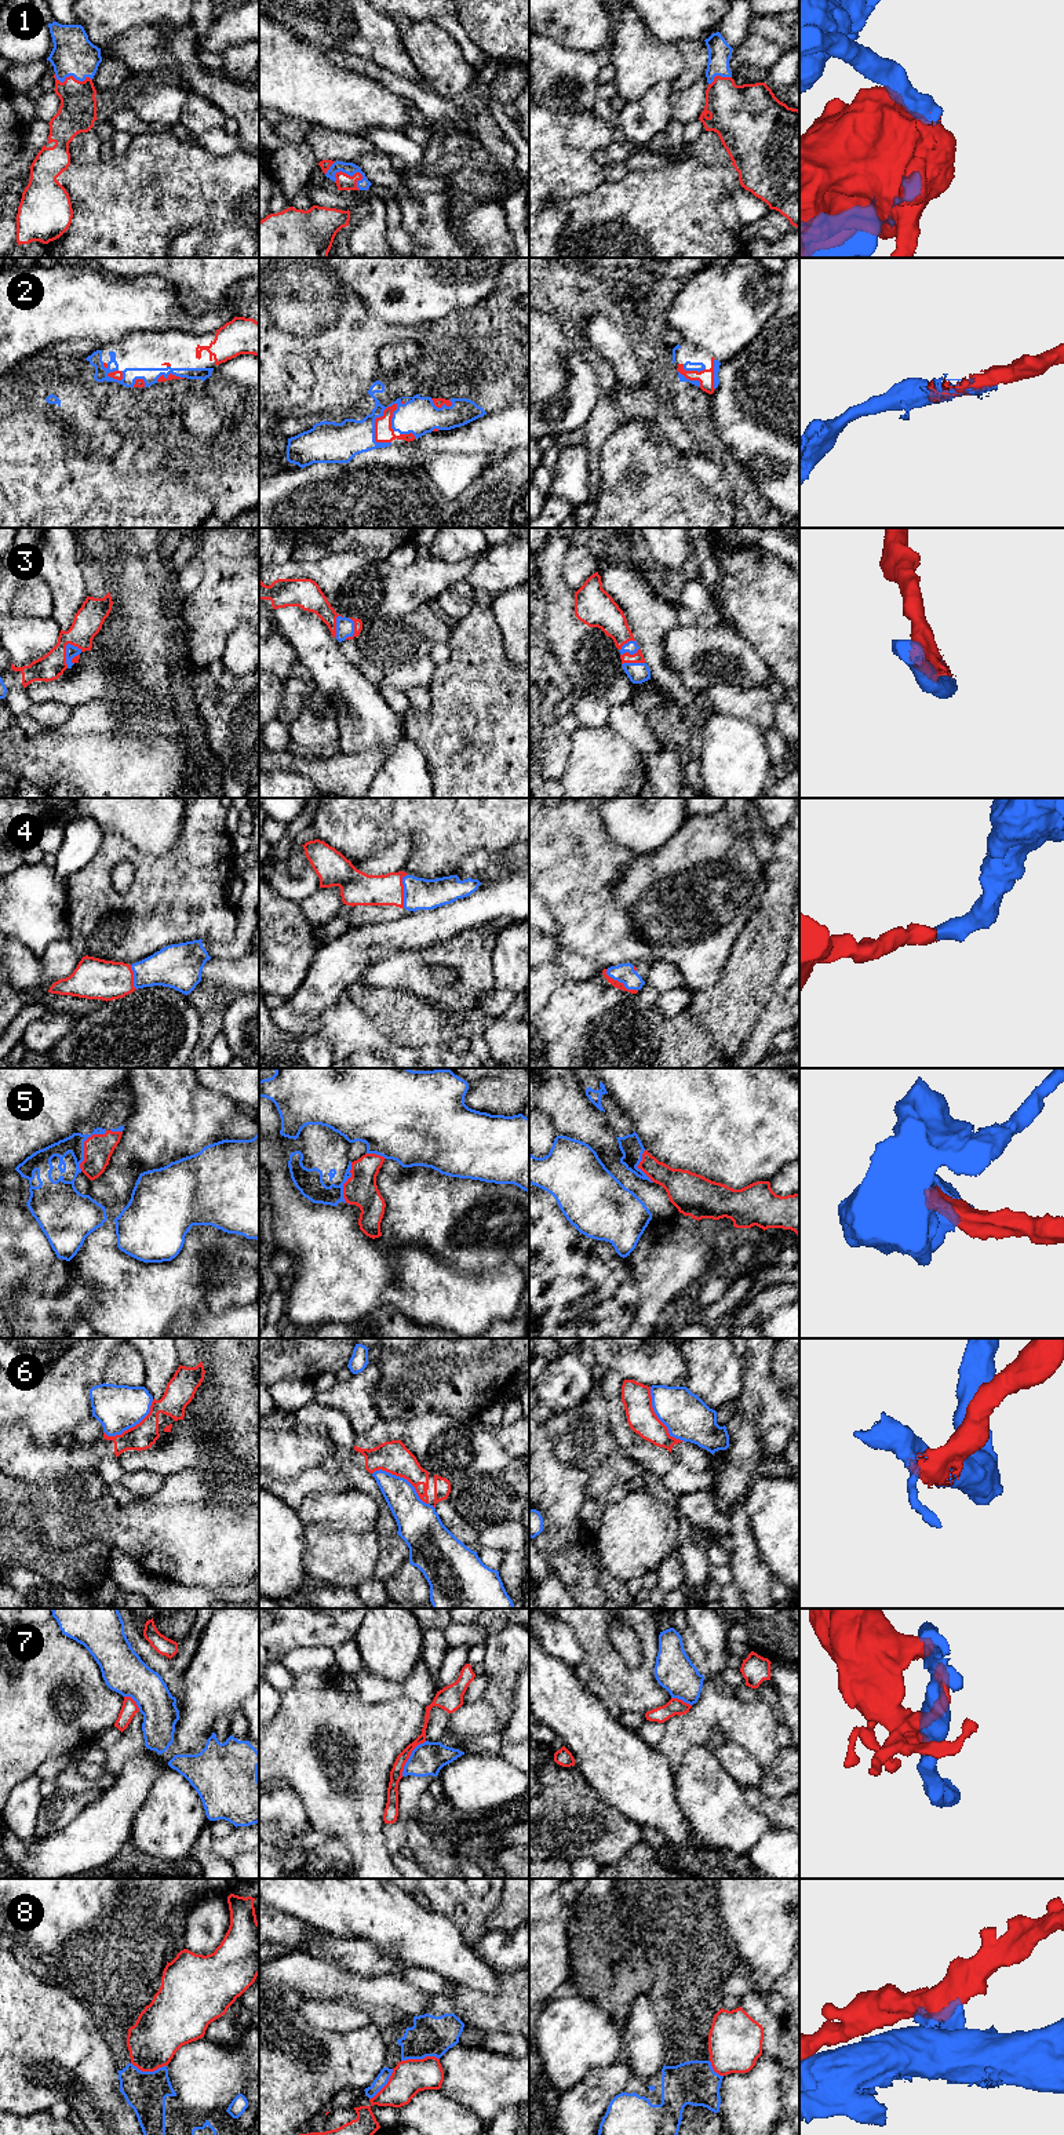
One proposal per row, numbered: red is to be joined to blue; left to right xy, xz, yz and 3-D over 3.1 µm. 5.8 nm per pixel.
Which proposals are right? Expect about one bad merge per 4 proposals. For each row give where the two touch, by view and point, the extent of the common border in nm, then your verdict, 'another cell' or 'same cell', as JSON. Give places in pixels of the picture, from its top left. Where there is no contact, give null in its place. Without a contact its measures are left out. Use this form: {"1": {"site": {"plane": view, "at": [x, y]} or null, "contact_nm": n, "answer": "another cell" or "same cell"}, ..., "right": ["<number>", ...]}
{"1": {"site": {"plane": "xz", "at": [345, 172]}, "contact_nm": 180, "answer": "same cell"}, "2": {"site": {"plane": "xz", "at": [374, 421]}, "contact_nm": 260, "answer": "same cell"}, "3": {"site": {"plane": "xy", "at": [66, 655]}, "contact_nm": 150, "answer": "same cell"}, "4": {"site": {"plane": "yz", "at": [620, 982]}, "contact_nm": 220, "answer": "same cell"}, "5": {"site": {"plane": "xy", "at": [83, 1146]}, "contact_nm": 280, "answer": "another cell"}, "6": {"site": {"plane": "yz", "at": [658, 1417]}, "contact_nm": 380, "answer": "another cell"}, "7": {"site": {"plane": "xz", "at": [410, 1756]}, "contact_nm": 260, "answer": "another cell"}, "8": {"site": {"plane": "xz", "at": [419, 2058]}, "contact_nm": 220, "answer": "another cell"}, "right": ["1", "2", "3", "4"]}

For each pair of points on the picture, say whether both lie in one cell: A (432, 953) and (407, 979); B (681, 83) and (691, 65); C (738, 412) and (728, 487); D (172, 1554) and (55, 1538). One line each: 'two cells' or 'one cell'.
A: one cell
B: one cell
C: one cell
D: one cell

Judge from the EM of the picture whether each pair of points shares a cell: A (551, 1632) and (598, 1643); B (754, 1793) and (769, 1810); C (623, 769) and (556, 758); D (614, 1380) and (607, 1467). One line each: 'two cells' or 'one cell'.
A: two cells
B: one cell
C: two cells
D: two cells

